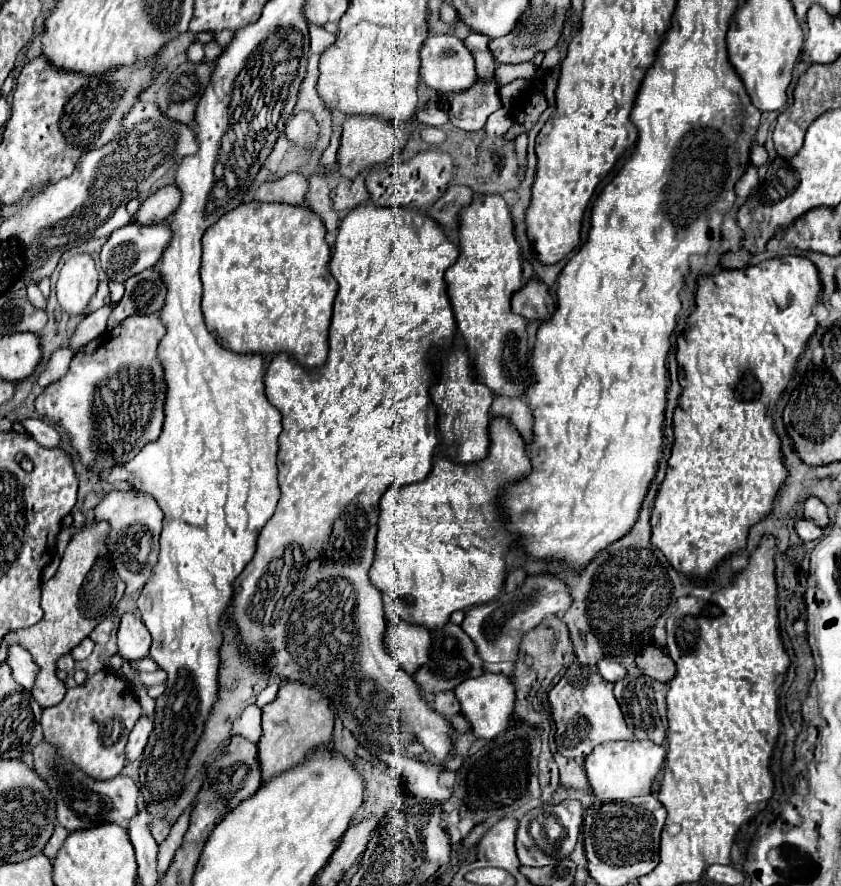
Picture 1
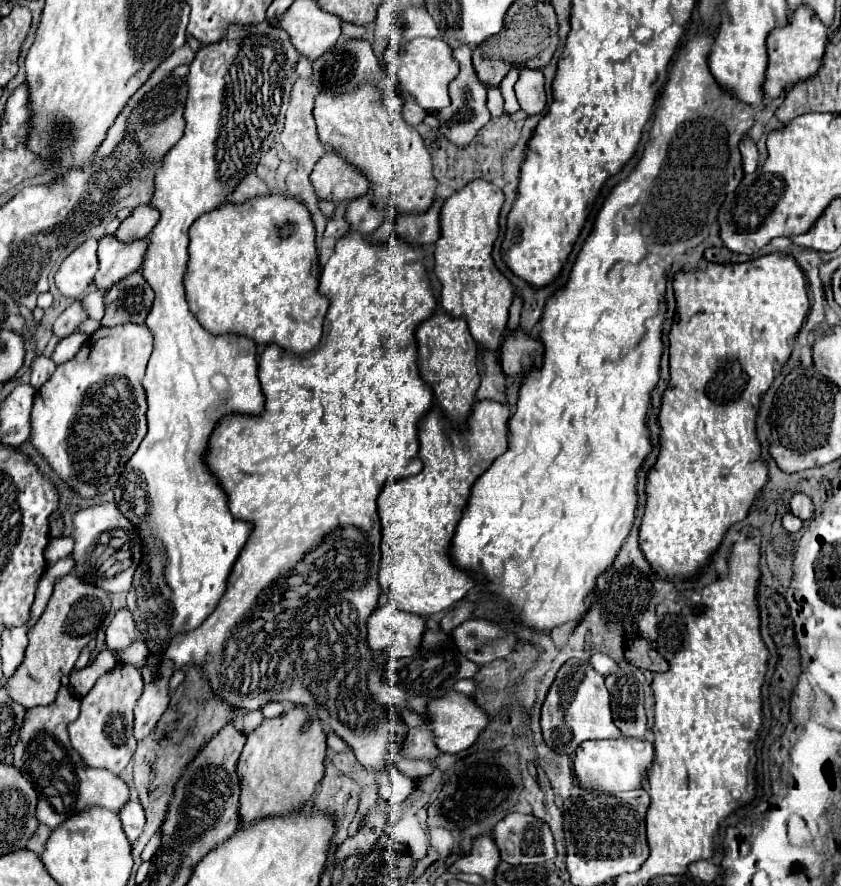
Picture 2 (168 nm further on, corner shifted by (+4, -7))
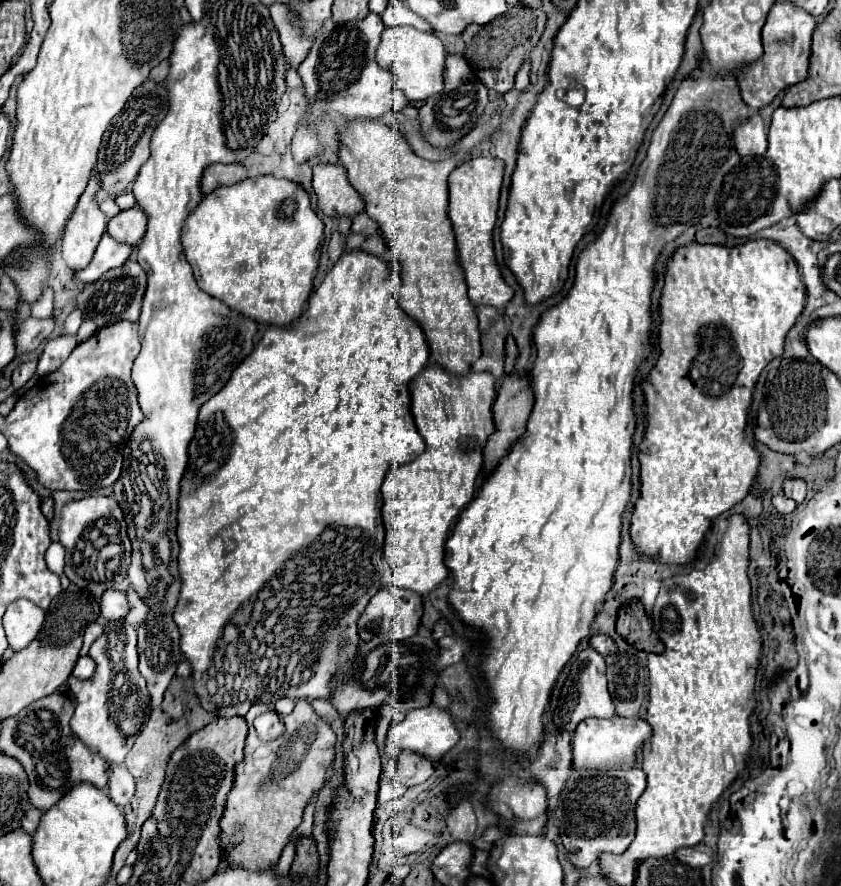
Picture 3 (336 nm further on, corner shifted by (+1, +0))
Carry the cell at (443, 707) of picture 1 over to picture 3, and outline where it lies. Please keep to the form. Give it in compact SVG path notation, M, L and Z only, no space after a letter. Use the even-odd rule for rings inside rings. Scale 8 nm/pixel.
M403 753L399 761L388 760L382 773L388 781L391 781L394 775L399 775L399 783L403 787L415 787L433 775L433 765L421 755Z

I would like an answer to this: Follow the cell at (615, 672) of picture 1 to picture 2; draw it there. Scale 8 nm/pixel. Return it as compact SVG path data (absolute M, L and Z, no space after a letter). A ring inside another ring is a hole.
M592 654L590 664L592 664L594 670L596 670L598 674L602 674L602 676L612 674L612 670L616 670L616 666L618 666L618 664L616 664L612 658L608 658L606 654Z

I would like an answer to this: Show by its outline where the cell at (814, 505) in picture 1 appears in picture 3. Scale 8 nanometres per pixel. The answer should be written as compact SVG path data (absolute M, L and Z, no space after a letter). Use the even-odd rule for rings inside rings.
M787 479L783 483L785 497L793 499L795 503L801 503L805 499L805 481L803 479Z

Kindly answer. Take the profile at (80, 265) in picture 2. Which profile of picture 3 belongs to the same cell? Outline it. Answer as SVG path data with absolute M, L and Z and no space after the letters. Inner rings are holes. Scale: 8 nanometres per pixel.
M93 173L85 193L77 203L77 209L73 211L71 219L65 225L61 255L71 271L87 267L87 263L93 259L95 247L99 245L99 239L105 233L109 221L105 213L99 209L95 197L97 191L99 191L99 181L97 175Z

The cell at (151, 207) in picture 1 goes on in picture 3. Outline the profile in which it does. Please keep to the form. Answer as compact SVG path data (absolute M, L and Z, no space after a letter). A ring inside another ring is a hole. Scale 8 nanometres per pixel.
M137 205L117 213L107 223L107 235L131 247L135 247L141 241L141 237L145 235L145 229L147 229L147 215Z

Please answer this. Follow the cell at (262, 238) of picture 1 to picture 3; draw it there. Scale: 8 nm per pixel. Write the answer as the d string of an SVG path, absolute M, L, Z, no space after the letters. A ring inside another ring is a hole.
M273 175L217 187L203 195L201 203L185 219L181 233L183 253L193 267L197 285L245 317L269 325L289 325L303 313L313 289L313 277L319 263L317 247L321 245L321 239L323 221L311 209L307 191L297 183Z

